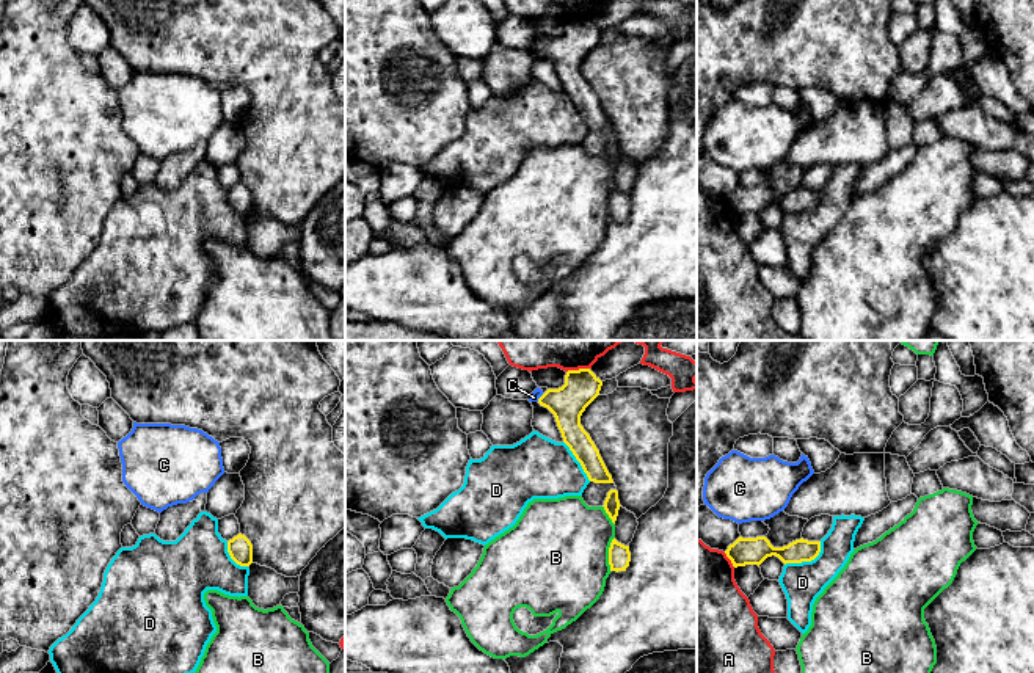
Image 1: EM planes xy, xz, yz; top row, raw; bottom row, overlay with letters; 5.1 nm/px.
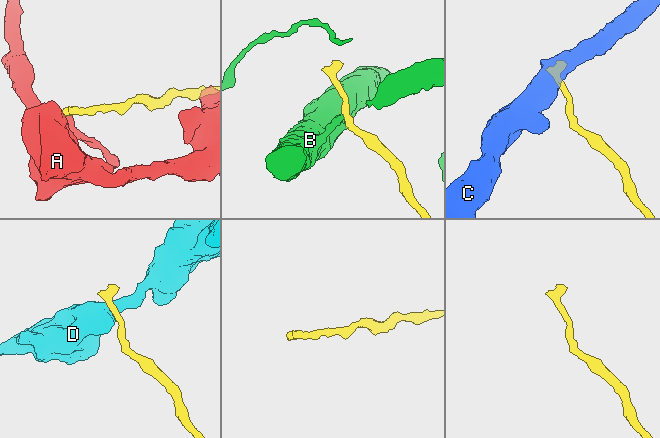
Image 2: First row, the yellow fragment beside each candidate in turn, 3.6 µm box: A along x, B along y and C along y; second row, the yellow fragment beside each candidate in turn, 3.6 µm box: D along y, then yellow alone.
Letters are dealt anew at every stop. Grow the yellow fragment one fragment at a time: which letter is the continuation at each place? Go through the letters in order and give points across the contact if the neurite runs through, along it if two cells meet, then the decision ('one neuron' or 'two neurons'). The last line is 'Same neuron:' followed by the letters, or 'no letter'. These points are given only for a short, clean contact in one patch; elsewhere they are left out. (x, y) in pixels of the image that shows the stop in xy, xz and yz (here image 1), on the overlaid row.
A: border along xz (589, 367), (567, 372); two neurons
B: border along xz (614, 537), (609, 546), (611, 571); two neurons
C: runs through xz (567, 403), (540, 397), (534, 397); one neuron
D: border along yz (821, 542), (821, 551), (808, 562), (788, 562), (785, 565); two neurons
Same neuron: C

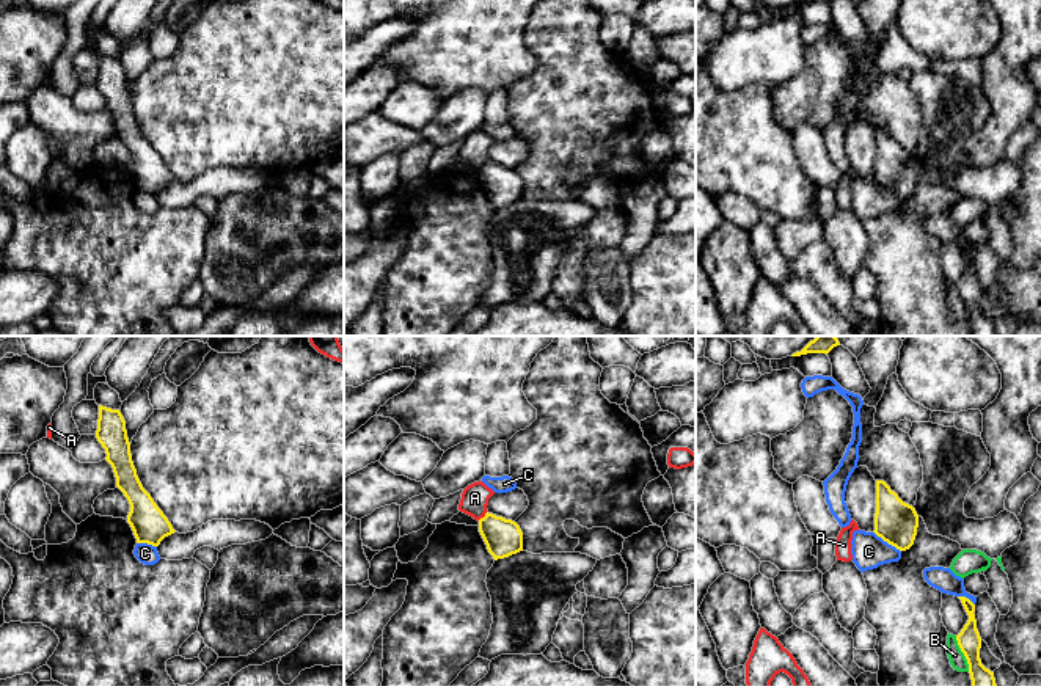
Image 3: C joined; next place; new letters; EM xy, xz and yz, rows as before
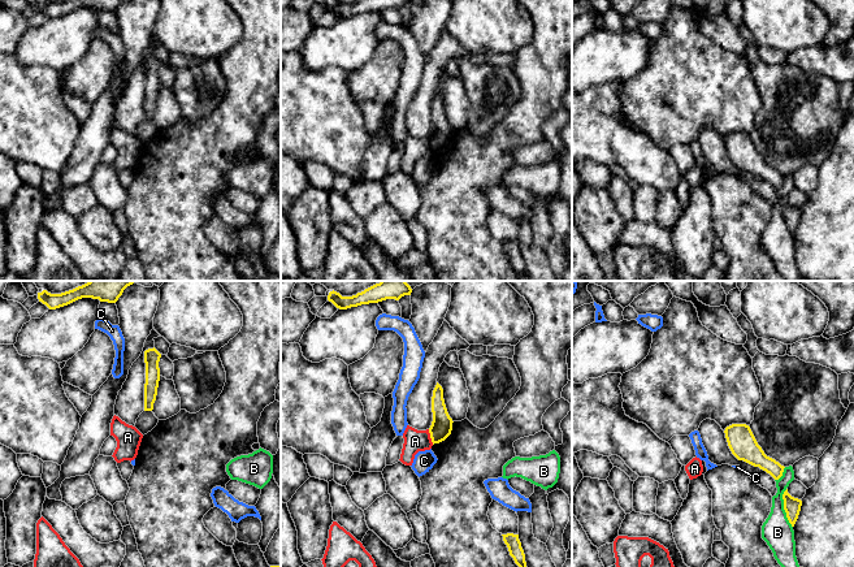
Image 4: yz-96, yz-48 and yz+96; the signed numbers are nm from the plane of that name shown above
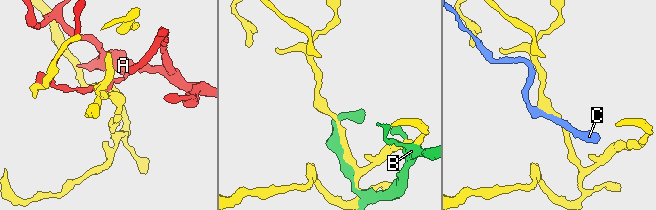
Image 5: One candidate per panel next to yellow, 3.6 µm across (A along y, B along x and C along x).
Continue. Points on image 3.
A: two neurons
B: two neurons
C: two neurons
Same neuron: no letter

